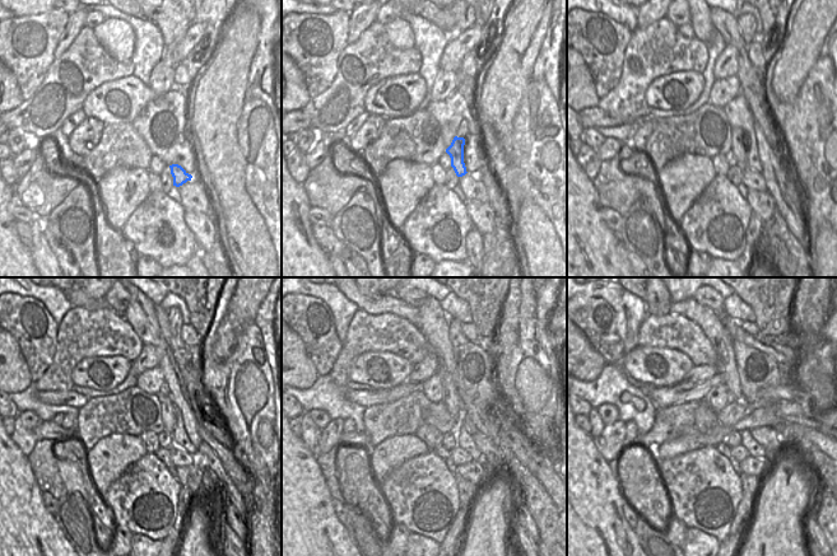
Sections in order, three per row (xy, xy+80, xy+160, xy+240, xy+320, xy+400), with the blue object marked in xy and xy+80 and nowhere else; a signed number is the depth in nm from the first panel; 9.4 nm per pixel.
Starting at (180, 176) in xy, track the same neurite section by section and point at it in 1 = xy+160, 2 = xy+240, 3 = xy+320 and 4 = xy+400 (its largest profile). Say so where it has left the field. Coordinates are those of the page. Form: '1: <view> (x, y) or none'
1: xy+160 (739, 139)
2: xy+240 (167, 409)
3: xy+320 (451, 398)
4: xy+400 (707, 319)

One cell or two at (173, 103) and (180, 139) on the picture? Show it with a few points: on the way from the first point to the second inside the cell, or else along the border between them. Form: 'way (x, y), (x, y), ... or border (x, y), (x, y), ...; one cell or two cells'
way (173, 112), (173, 130); one cell

